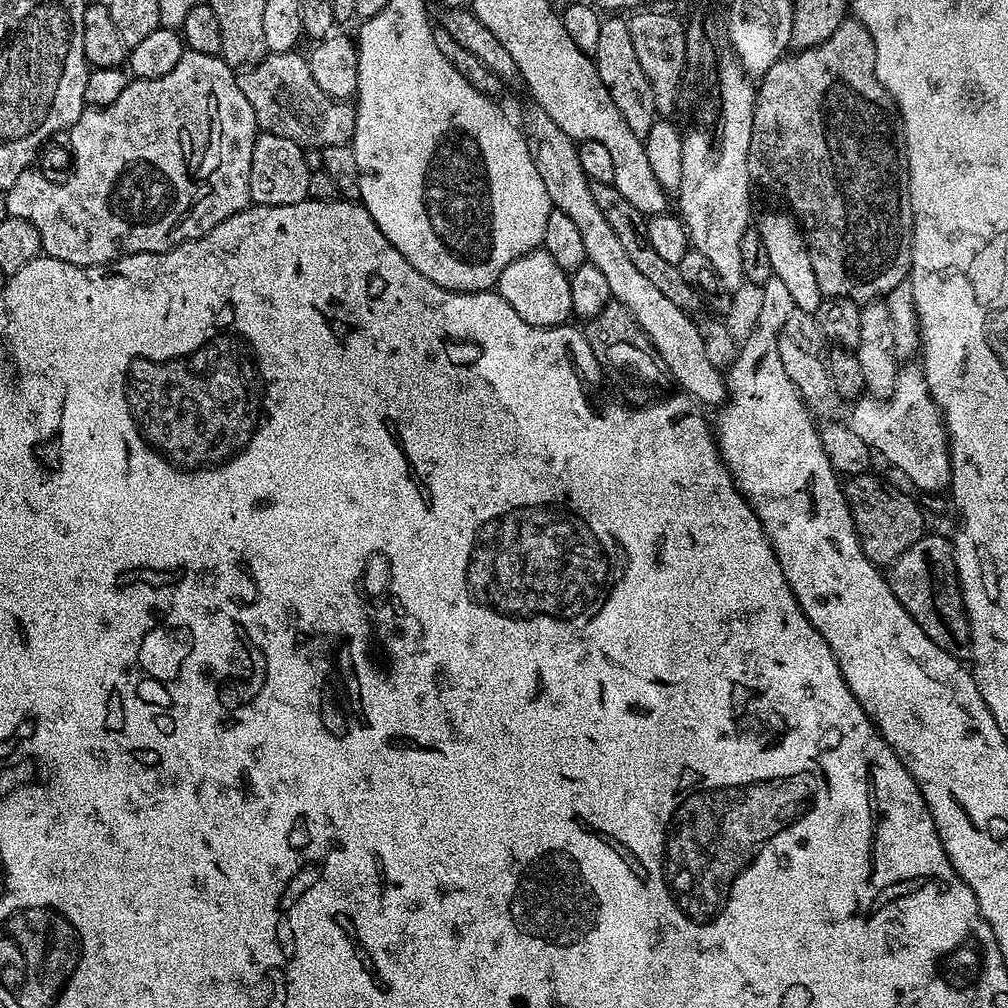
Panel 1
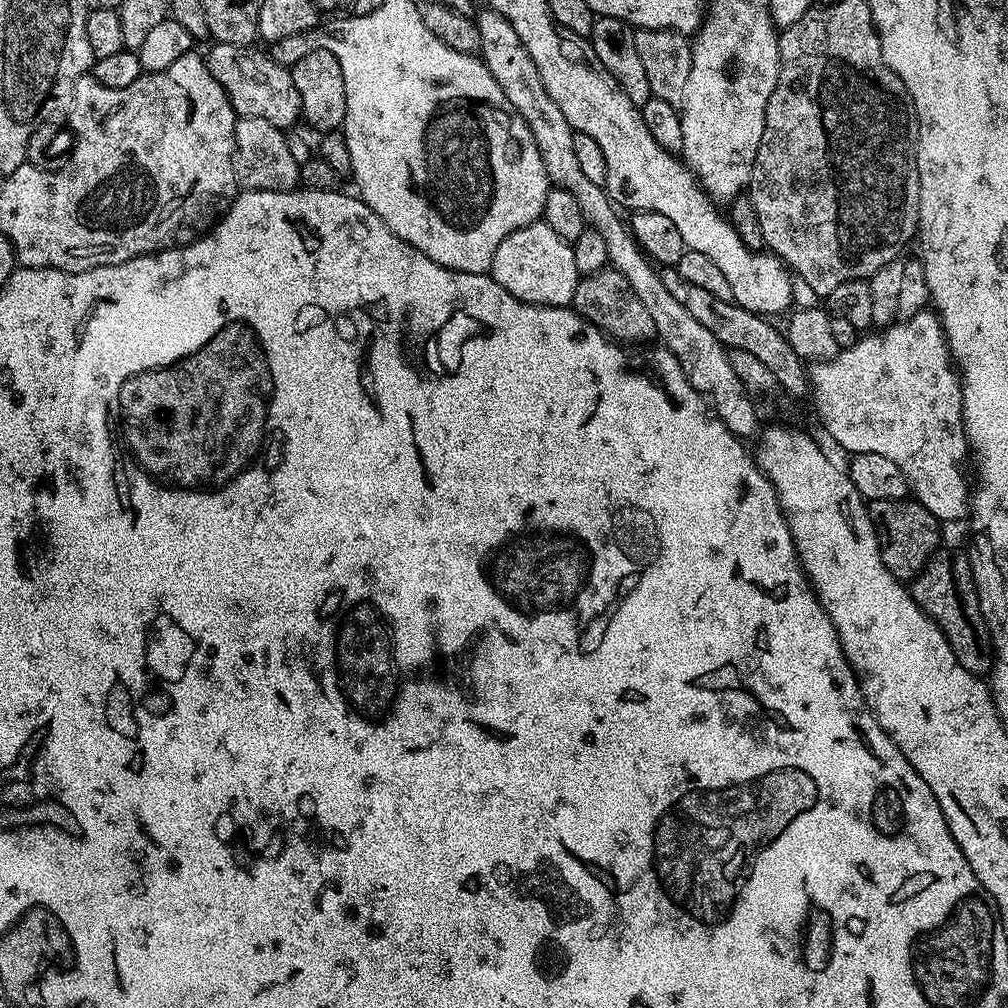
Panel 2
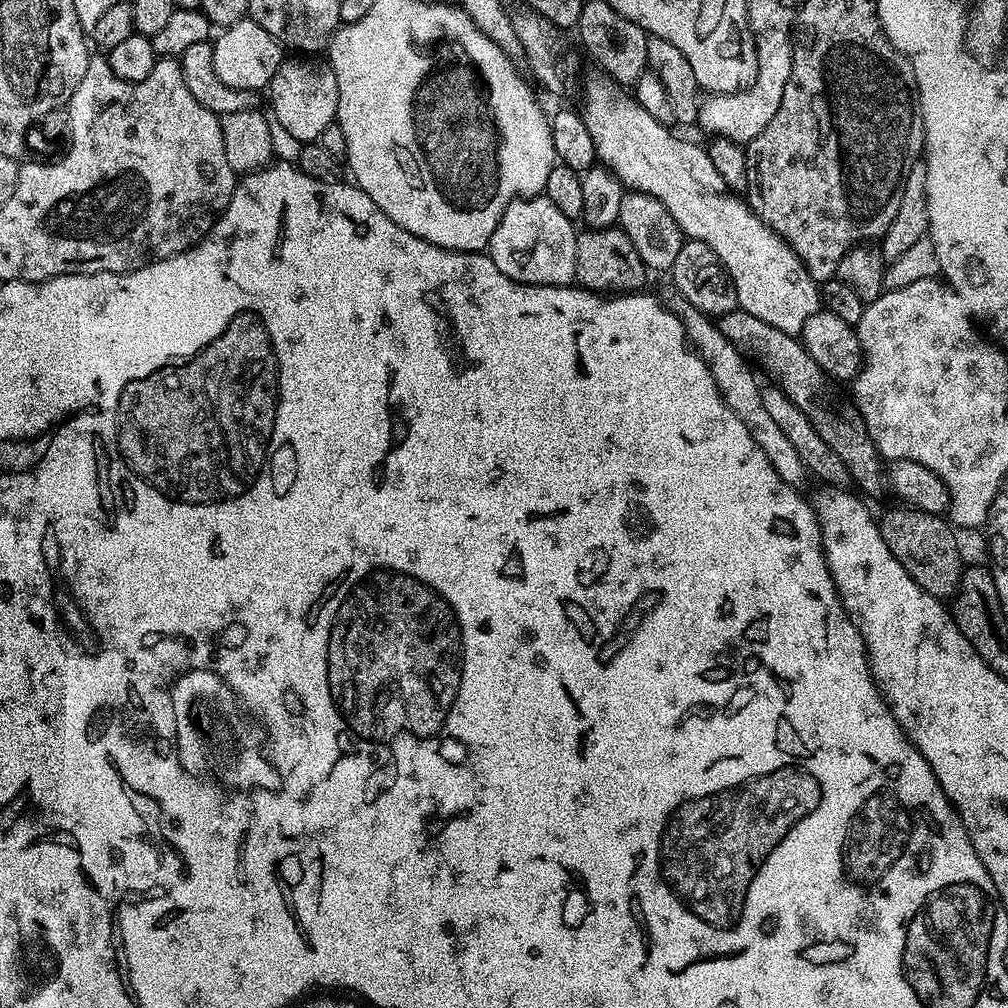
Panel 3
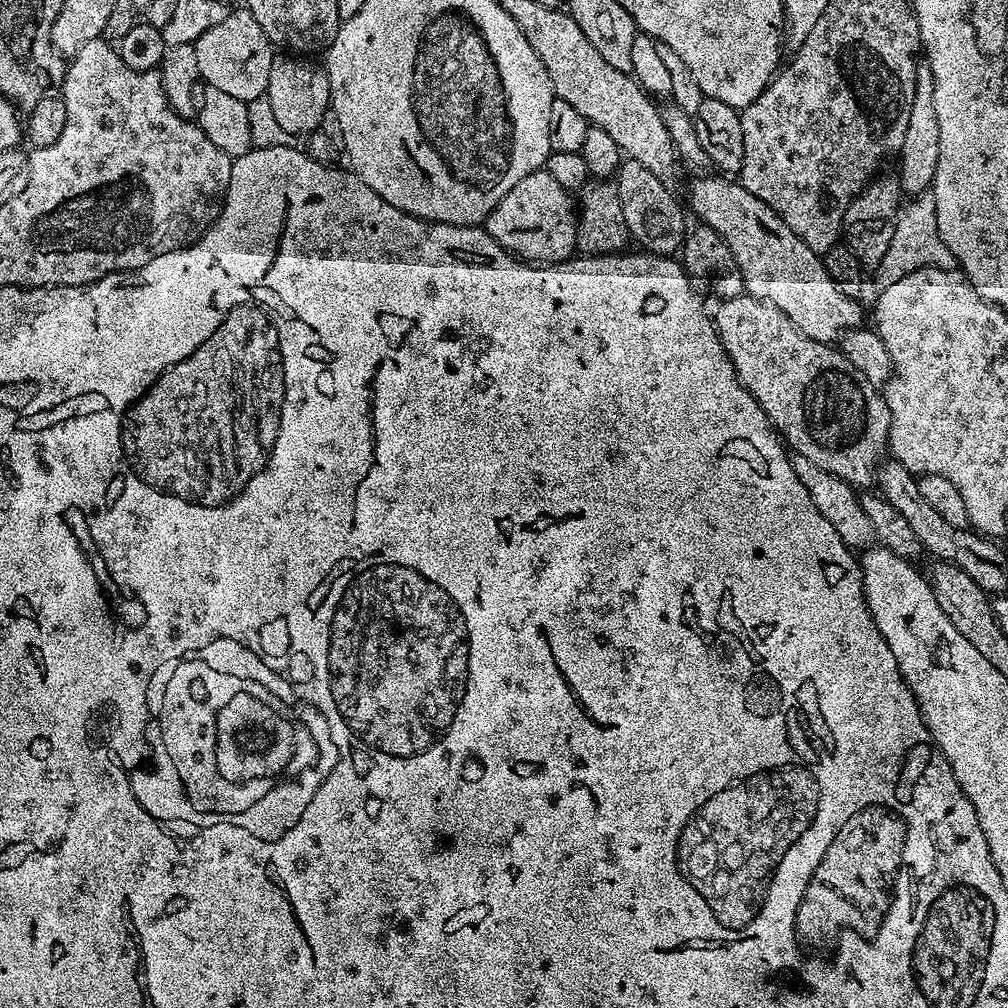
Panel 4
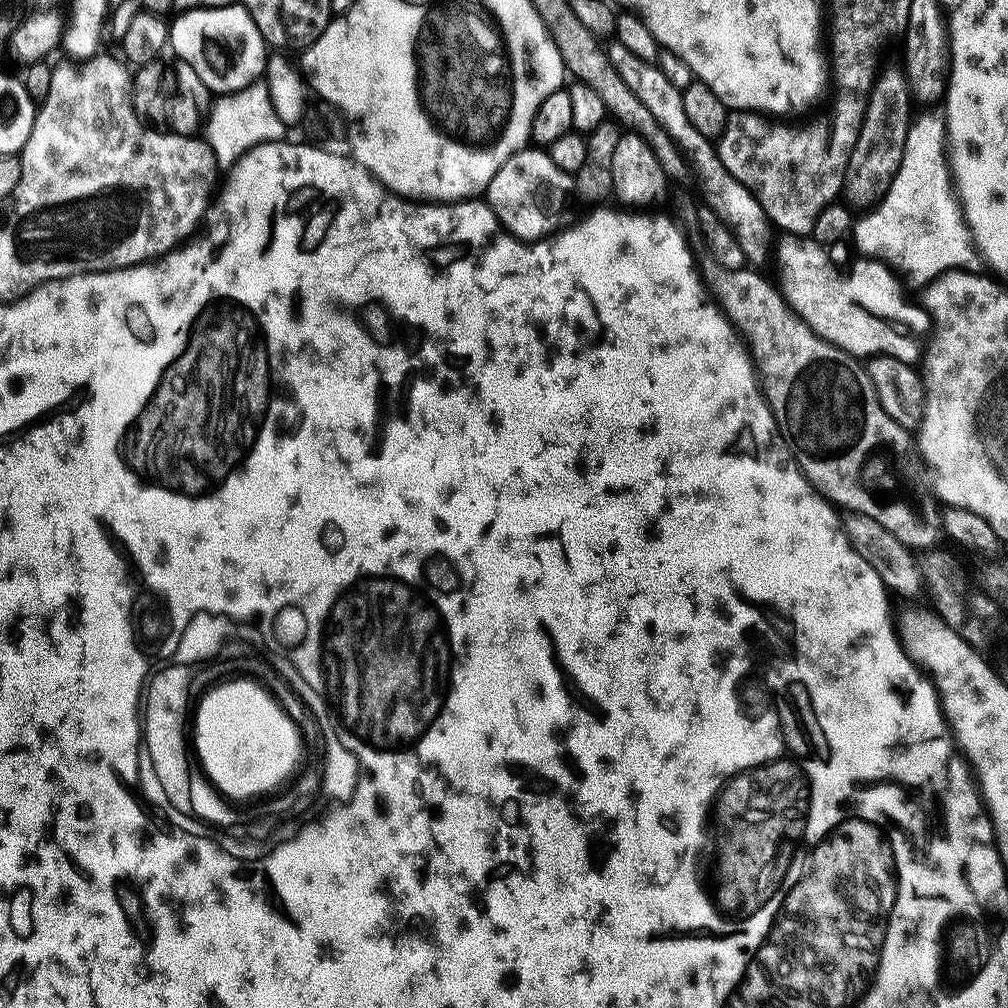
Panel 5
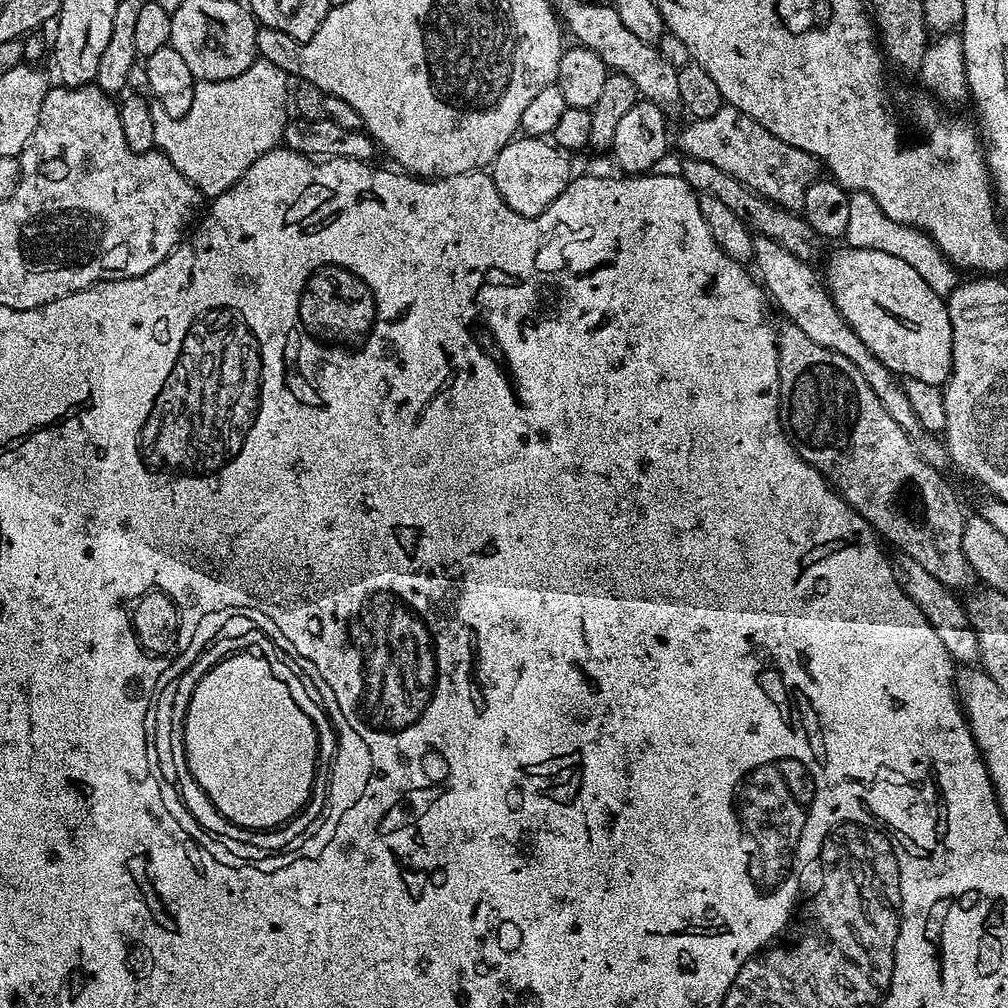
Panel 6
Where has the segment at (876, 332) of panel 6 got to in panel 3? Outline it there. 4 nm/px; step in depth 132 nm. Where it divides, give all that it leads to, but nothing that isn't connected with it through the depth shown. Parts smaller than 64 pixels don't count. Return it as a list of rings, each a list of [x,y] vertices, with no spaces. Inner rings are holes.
[[[595,74],[584,84],[584,108],[582,107],[582,115],[586,122],[586,130],[590,130],[590,138],[594,138],[594,150],[596,151],[596,159],[607,167],[614,175],[624,183],[625,189],[633,192],[645,192],[654,198],[658,198],[658,202],[662,202],[662,206],[666,206],[666,210],[670,210],[674,222],[678,222],[681,232],[689,240],[697,240],[698,242],[706,242],[706,246],[710,246],[714,250],[714,254],[718,254],[718,258],[726,266],[726,270],[730,274],[730,278],[736,287],[736,303],[741,309],[750,314],[754,314],[754,318],[762,318],[762,322],[770,322],[770,326],[774,326],[777,330],[782,330],[786,334],[799,337],[803,330],[806,320],[814,315],[815,312],[821,310],[820,289],[817,281],[810,278],[810,274],[806,270],[806,266],[798,258],[798,254],[794,254],[794,250],[790,250],[790,246],[781,236],[774,230],[770,230],[770,226],[766,226],[766,222],[762,222],[762,218],[758,218],[752,207],[748,205],[747,199],[741,198],[737,193],[732,192],[726,186],[726,182],[722,182],[722,177],[718,175],[718,170],[714,170],[714,162],[710,162],[707,147],[695,144],[692,140],[683,140],[680,136],[672,133],[673,129],[669,125],[658,122],[658,118],[650,118],[650,114],[646,114],[646,110],[642,110],[642,106],[638,103],[635,95],[628,96],[623,87],[616,81],[603,74]]]

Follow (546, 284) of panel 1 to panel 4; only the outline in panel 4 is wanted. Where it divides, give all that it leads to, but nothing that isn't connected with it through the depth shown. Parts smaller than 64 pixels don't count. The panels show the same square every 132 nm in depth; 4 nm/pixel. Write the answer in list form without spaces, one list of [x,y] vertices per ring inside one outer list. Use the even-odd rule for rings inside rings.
[[[546,170],[531,172],[514,186],[494,206],[482,227],[492,235],[492,240],[503,246],[507,252],[525,261],[540,266],[560,264],[573,259],[577,251],[576,222],[577,209],[573,197]]]

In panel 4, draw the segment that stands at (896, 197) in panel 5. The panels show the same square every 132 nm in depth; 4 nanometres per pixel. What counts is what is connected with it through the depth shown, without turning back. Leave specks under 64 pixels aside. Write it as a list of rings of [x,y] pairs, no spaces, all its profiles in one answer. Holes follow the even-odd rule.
[[[928,194],[909,199],[899,210],[894,226],[894,238],[891,239],[880,264],[874,269],[877,285],[880,288],[890,286],[890,282],[898,282],[898,278],[906,278],[906,274],[914,274],[914,270],[956,267],[954,254],[950,254],[946,242],[942,242],[938,234],[936,201]]]

